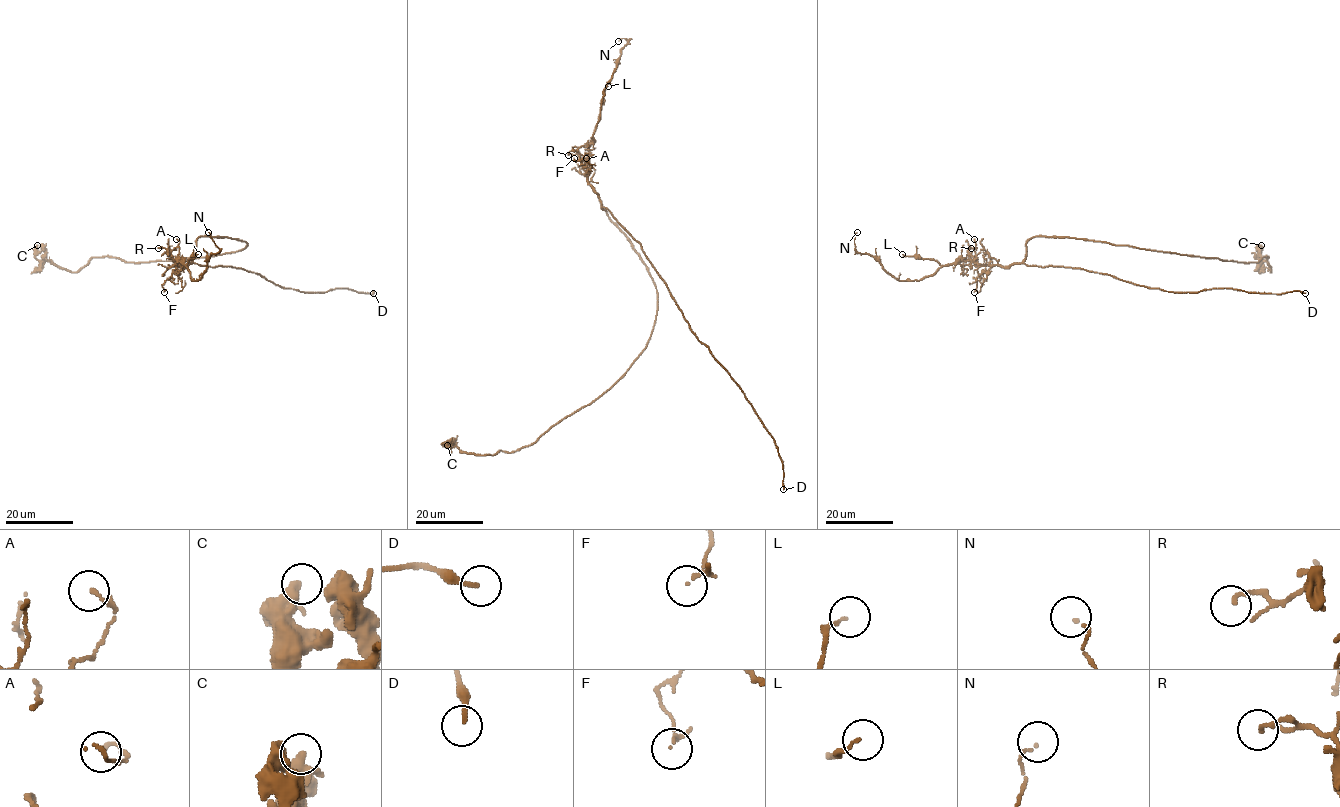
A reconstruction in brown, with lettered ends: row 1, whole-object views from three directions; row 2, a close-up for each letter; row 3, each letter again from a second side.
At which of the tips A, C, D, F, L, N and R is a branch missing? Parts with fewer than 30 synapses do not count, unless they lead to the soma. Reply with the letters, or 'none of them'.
D

